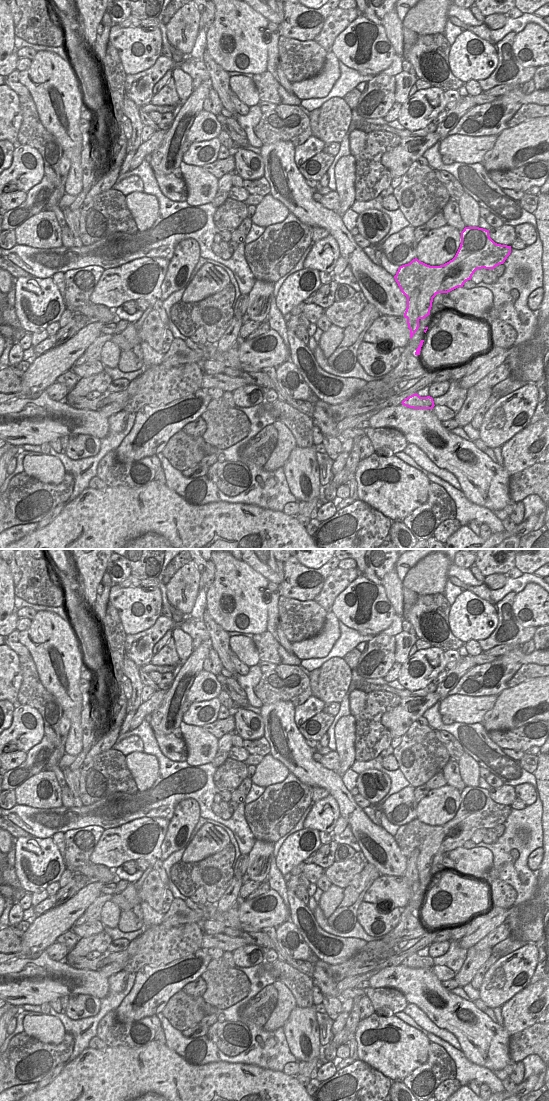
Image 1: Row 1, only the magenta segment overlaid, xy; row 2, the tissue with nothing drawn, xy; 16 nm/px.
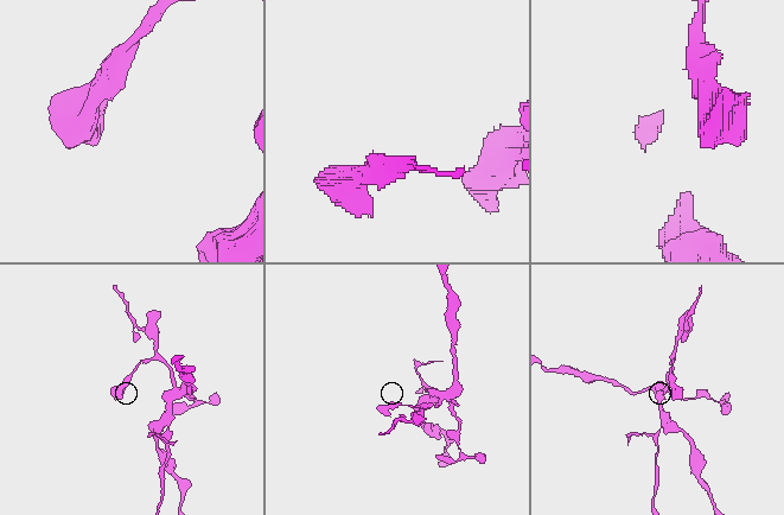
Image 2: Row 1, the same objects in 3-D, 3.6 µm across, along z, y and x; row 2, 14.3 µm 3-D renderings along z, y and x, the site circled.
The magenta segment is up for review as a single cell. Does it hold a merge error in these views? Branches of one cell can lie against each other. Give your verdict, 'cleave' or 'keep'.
cleave

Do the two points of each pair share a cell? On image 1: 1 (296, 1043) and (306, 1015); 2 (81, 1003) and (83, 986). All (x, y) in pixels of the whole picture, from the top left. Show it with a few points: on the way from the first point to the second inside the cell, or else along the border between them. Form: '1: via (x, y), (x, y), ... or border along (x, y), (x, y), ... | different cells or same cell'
1: via (299, 1036), (302, 1022) | same cell
2: border along (70, 996), (85, 994), (100, 999) | different cells

